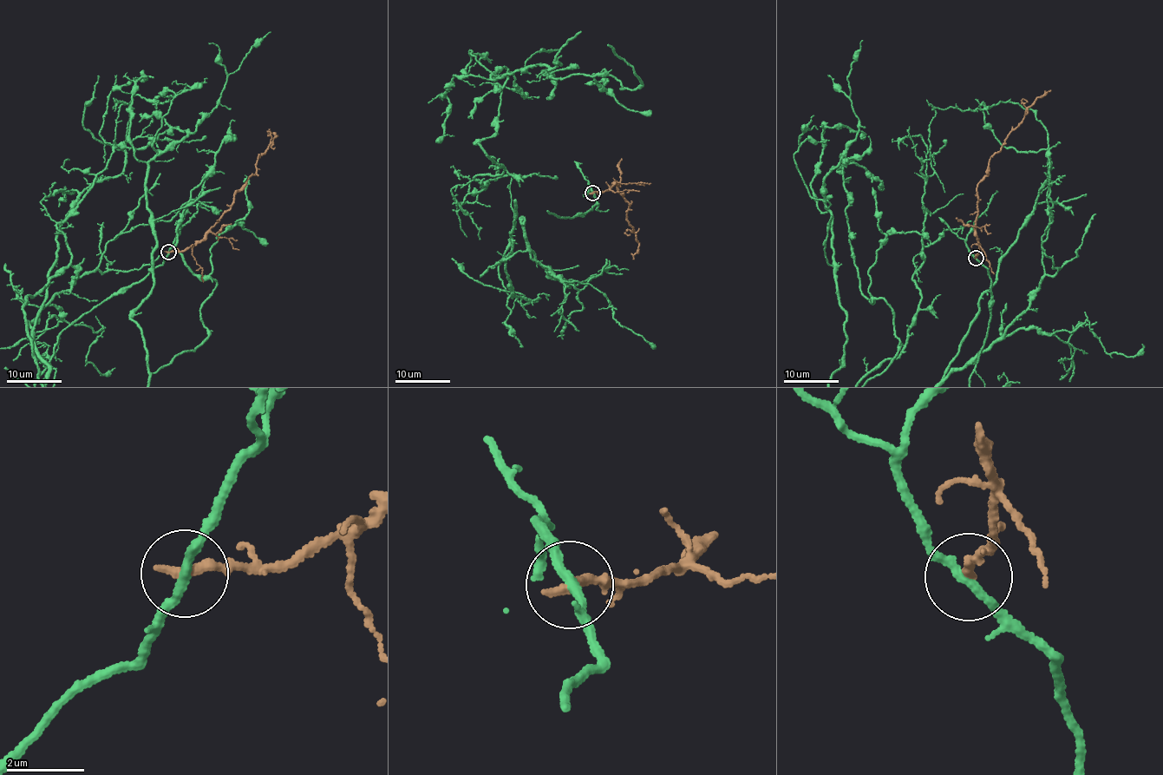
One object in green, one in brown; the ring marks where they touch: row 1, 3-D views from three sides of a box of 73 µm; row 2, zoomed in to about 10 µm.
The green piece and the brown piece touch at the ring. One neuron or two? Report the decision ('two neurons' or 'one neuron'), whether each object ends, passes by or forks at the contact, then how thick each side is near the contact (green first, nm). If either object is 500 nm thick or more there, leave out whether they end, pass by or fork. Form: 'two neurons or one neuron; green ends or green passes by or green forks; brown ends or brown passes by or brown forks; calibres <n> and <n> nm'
two neurons; green passes by; brown ends; calibres 220 and 300 nm

